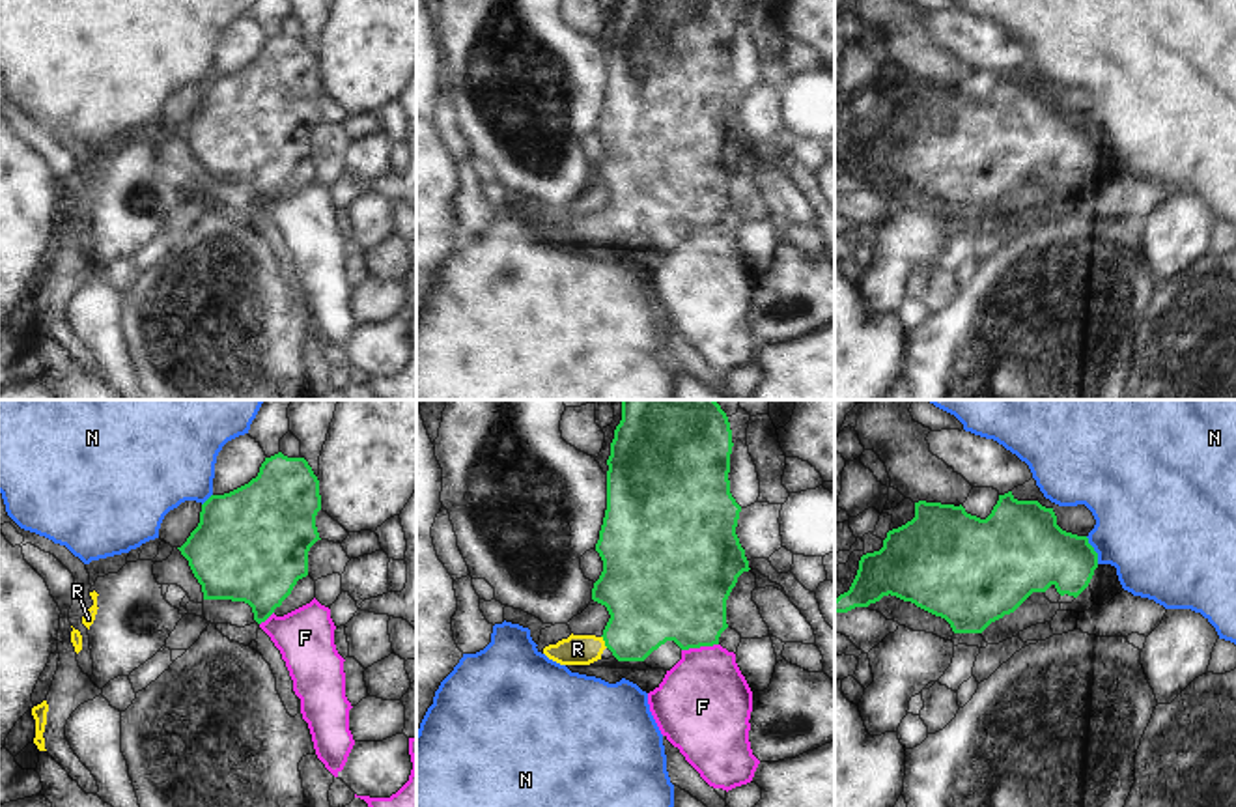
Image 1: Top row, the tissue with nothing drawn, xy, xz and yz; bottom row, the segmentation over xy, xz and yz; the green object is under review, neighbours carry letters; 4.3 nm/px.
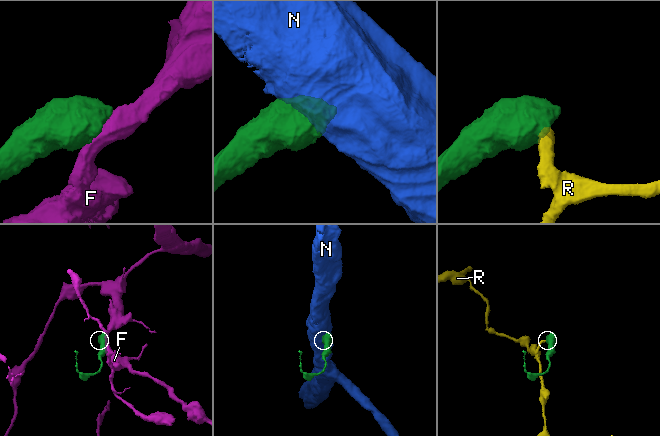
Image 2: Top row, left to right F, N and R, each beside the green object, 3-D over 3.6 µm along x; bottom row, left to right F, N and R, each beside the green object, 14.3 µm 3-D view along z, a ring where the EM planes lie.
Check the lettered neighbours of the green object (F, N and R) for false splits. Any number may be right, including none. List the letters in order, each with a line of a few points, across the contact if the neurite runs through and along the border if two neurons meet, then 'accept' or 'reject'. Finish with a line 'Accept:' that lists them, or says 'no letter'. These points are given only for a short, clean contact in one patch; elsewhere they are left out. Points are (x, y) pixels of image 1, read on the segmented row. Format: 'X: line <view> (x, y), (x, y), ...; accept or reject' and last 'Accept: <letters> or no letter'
F: reject
N: line yz (1085, 537), (1098, 563); reject
R: line xz (648, 602), (603, 639), (589, 649), (577, 649); accept
Accept: R

